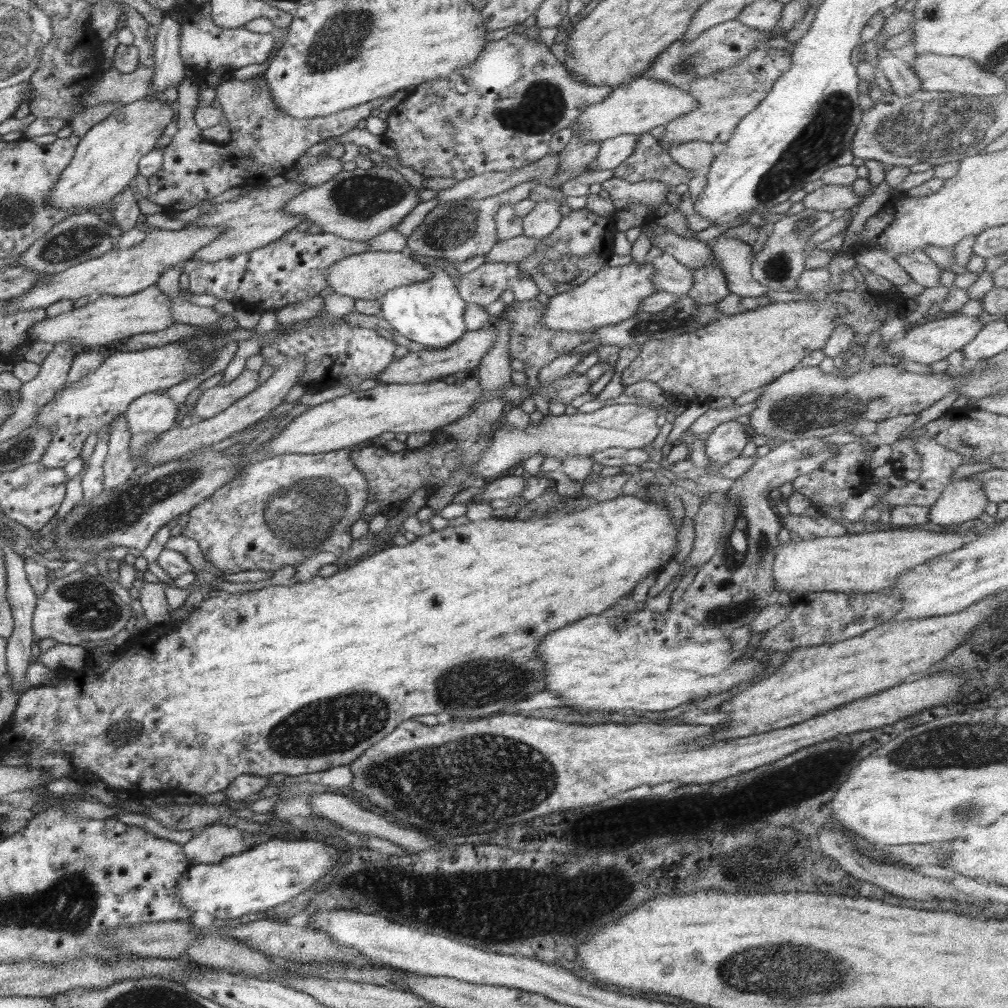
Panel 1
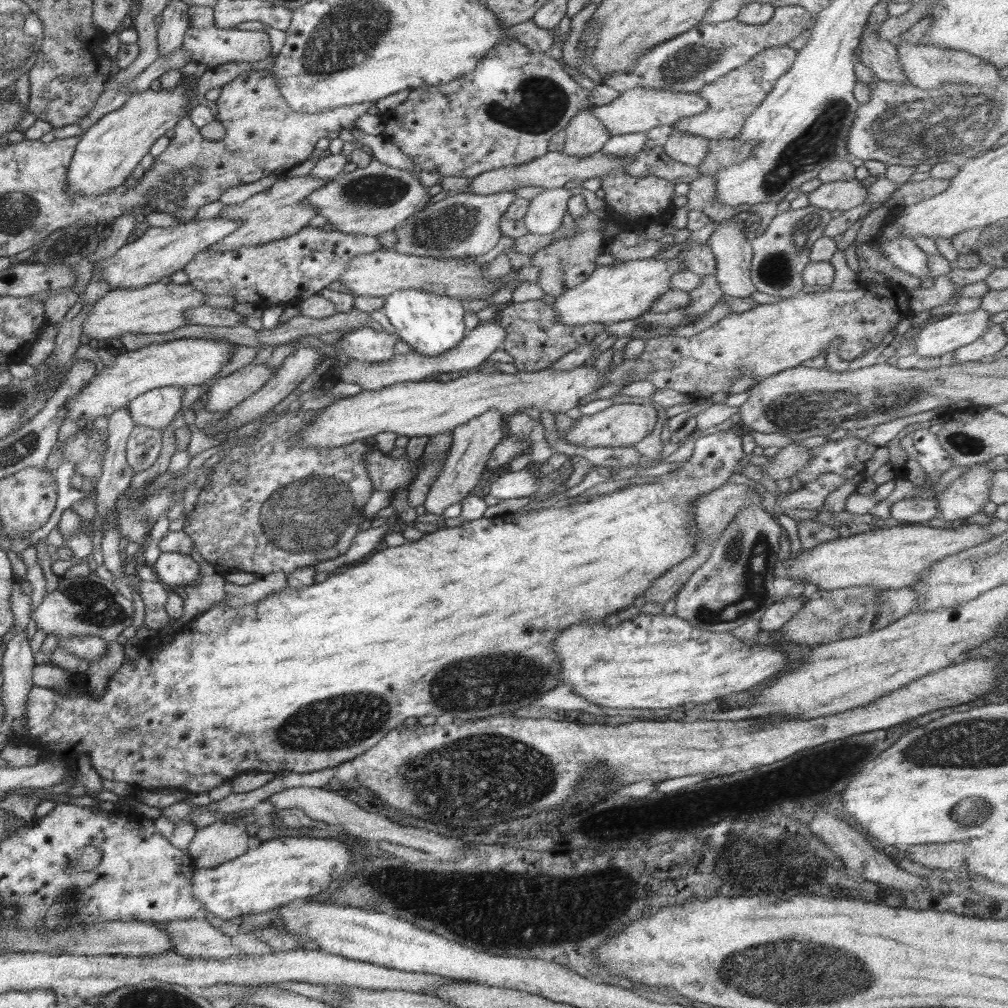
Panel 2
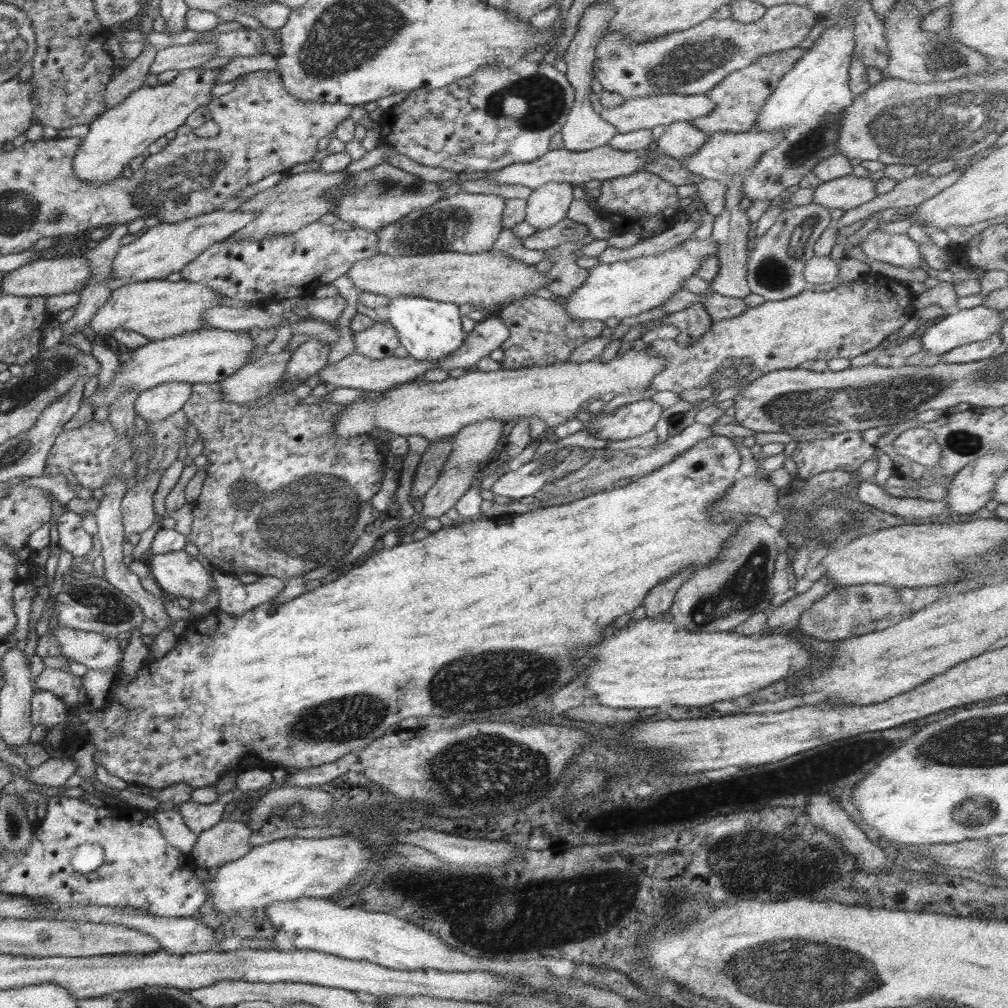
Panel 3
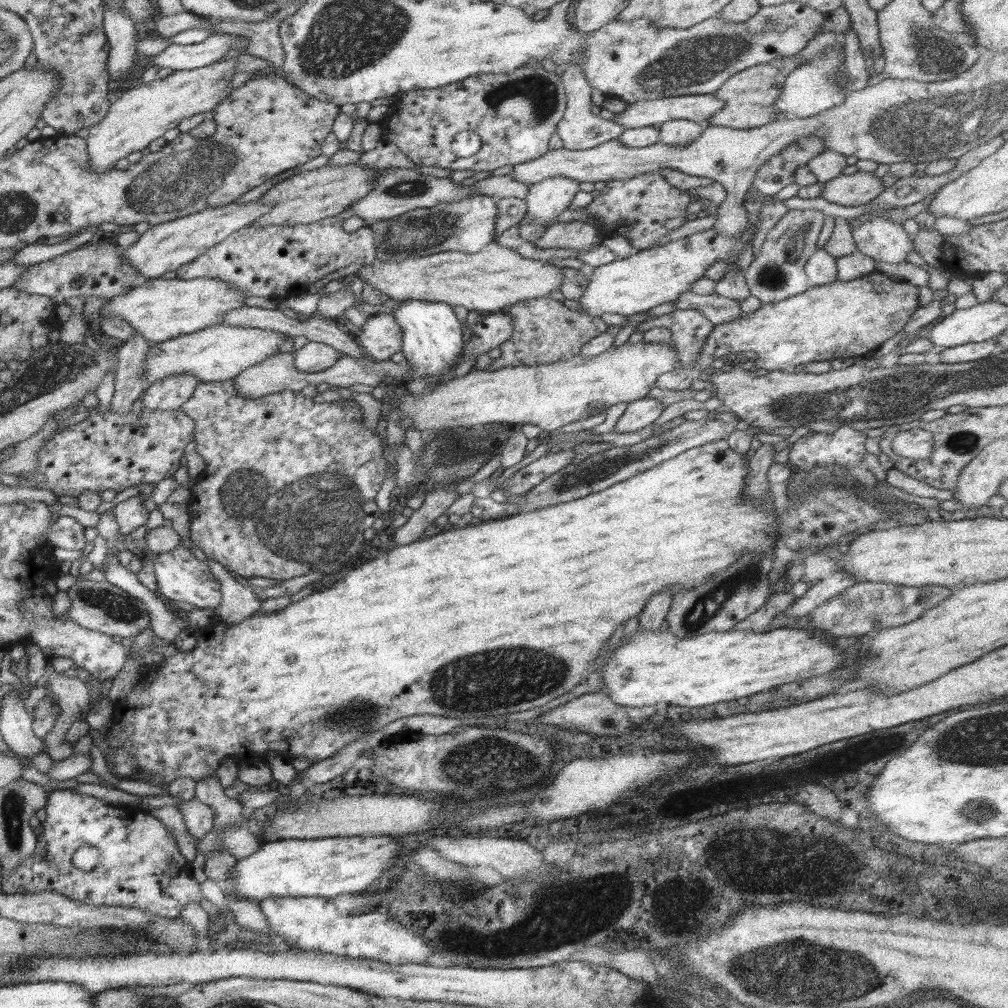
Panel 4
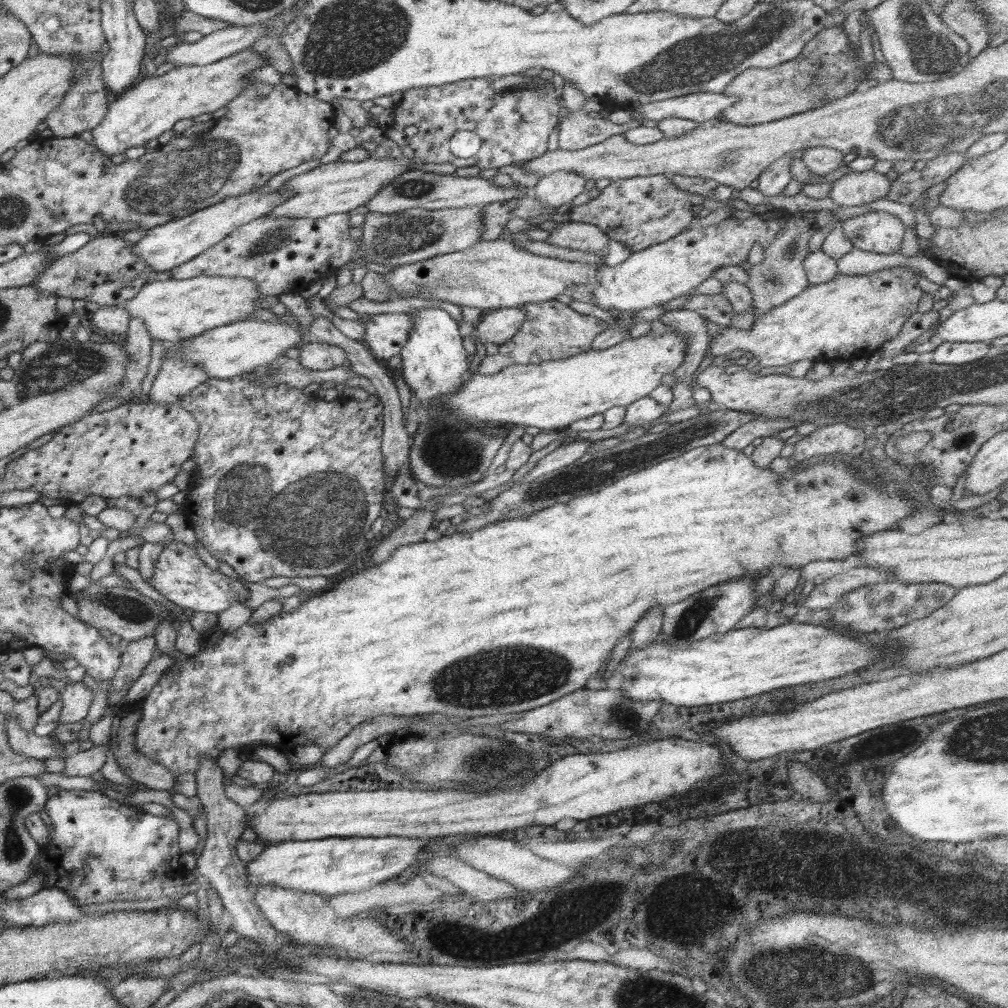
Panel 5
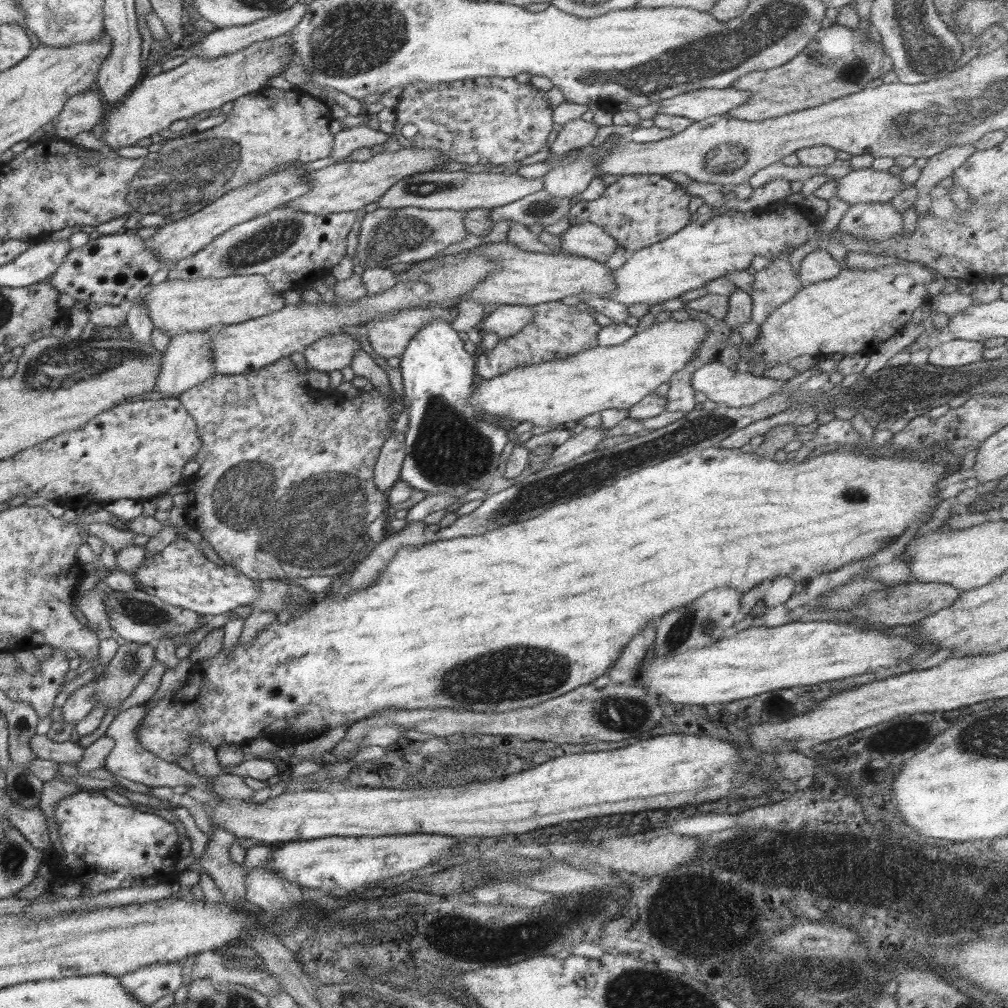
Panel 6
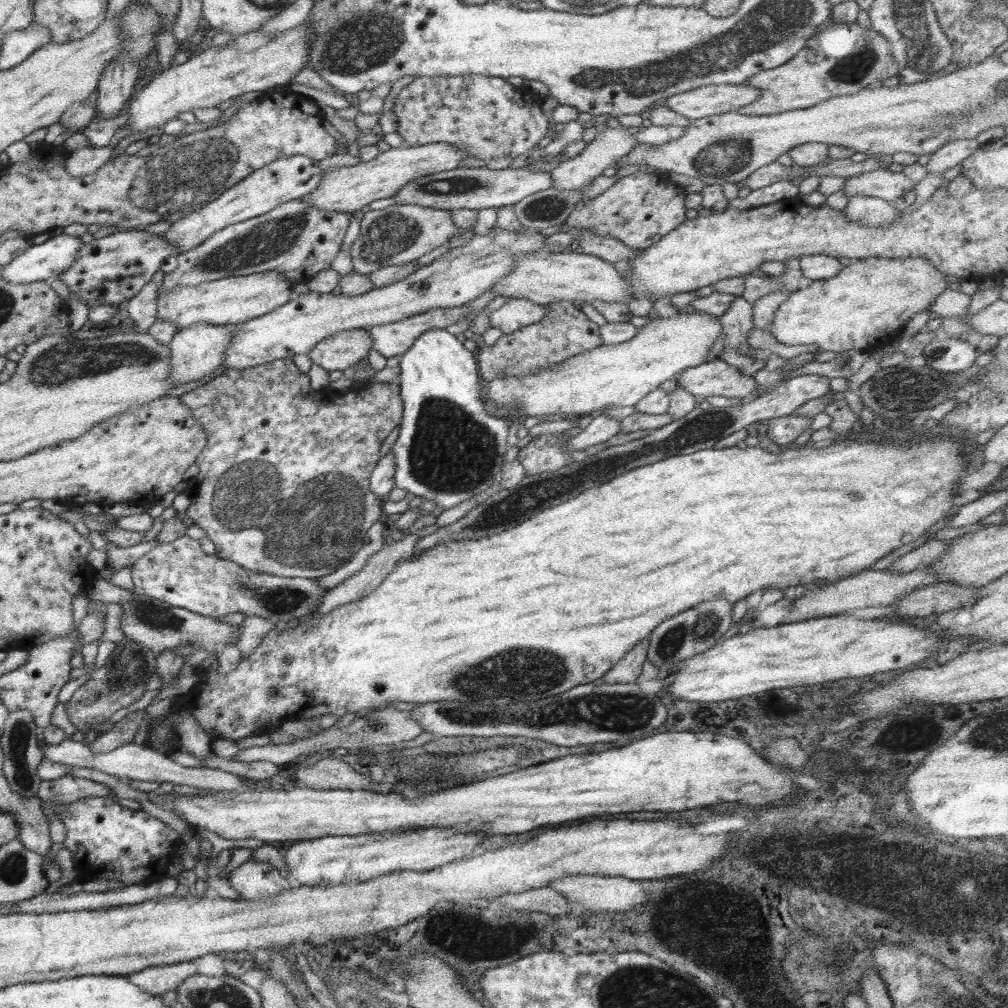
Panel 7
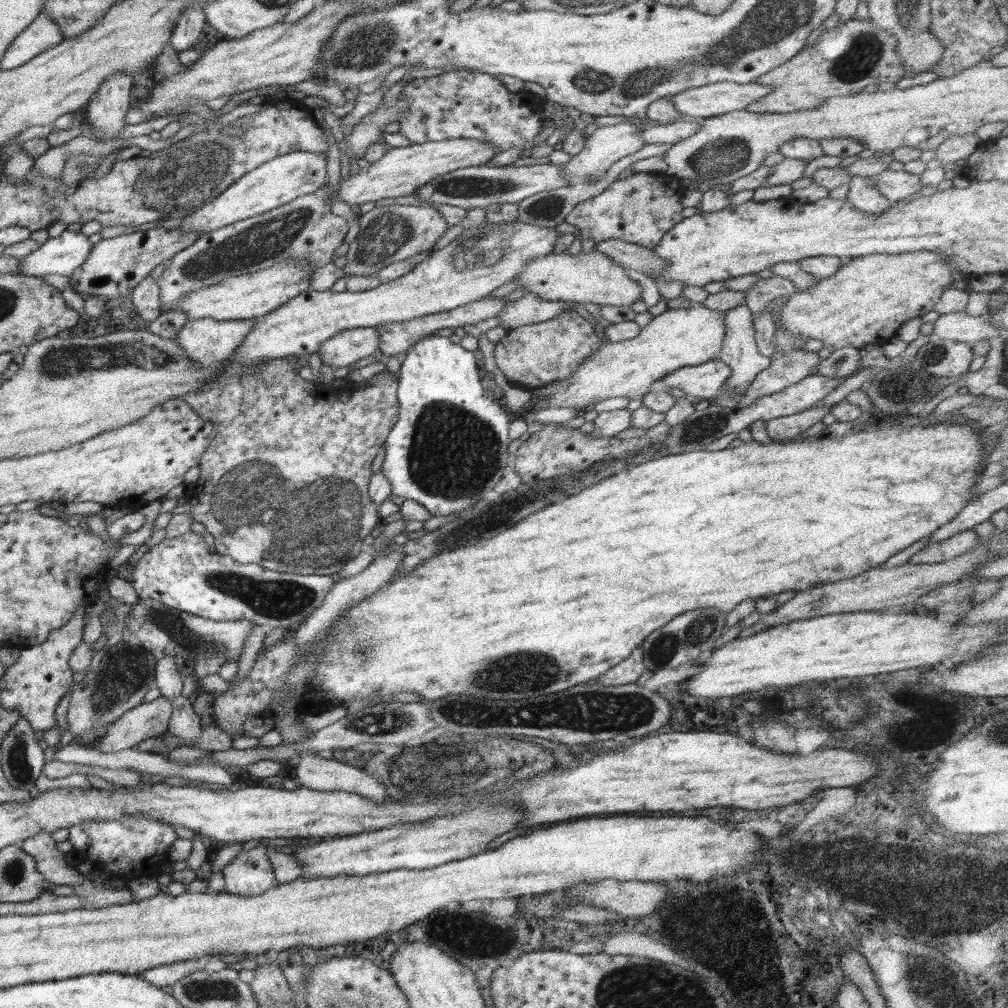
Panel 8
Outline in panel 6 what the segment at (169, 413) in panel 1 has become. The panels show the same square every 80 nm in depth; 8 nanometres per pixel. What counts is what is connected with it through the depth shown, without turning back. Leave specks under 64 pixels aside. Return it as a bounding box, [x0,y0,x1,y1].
[156,331,216,399]

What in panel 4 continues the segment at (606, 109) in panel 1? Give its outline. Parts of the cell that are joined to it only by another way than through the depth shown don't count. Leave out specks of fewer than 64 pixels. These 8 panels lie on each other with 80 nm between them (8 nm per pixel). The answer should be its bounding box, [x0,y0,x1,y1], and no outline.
[614,95,725,129]

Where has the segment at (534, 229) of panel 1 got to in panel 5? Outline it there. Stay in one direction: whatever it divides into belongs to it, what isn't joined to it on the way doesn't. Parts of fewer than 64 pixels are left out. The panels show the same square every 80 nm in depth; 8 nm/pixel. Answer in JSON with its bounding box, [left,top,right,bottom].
[529,171,587,210]

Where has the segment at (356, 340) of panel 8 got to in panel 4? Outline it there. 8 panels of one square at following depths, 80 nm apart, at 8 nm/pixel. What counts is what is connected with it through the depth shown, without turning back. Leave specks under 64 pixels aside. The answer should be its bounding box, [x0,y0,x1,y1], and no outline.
[293,340,339,373]

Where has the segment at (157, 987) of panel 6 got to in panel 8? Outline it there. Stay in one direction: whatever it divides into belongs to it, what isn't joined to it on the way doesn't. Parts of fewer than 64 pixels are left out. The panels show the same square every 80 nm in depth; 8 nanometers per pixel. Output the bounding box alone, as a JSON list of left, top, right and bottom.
[139,956,210,989]

